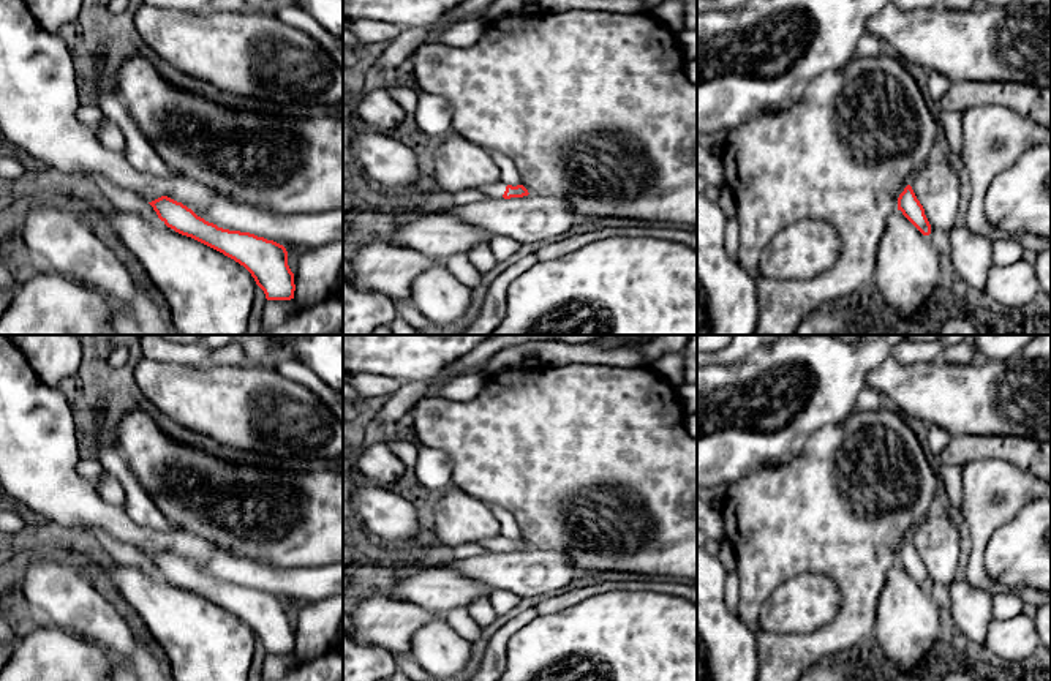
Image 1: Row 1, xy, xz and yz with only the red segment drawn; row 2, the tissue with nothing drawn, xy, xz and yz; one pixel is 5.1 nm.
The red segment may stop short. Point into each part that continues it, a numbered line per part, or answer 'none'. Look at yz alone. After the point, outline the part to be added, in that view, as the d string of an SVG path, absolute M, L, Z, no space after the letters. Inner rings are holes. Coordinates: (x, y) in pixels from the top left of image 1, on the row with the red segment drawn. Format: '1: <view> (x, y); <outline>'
none

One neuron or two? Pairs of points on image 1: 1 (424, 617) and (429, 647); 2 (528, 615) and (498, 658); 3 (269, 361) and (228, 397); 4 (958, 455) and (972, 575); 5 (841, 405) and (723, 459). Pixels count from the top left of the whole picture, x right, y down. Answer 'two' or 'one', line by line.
1: two
2: one
3: two
4: two
5: one

